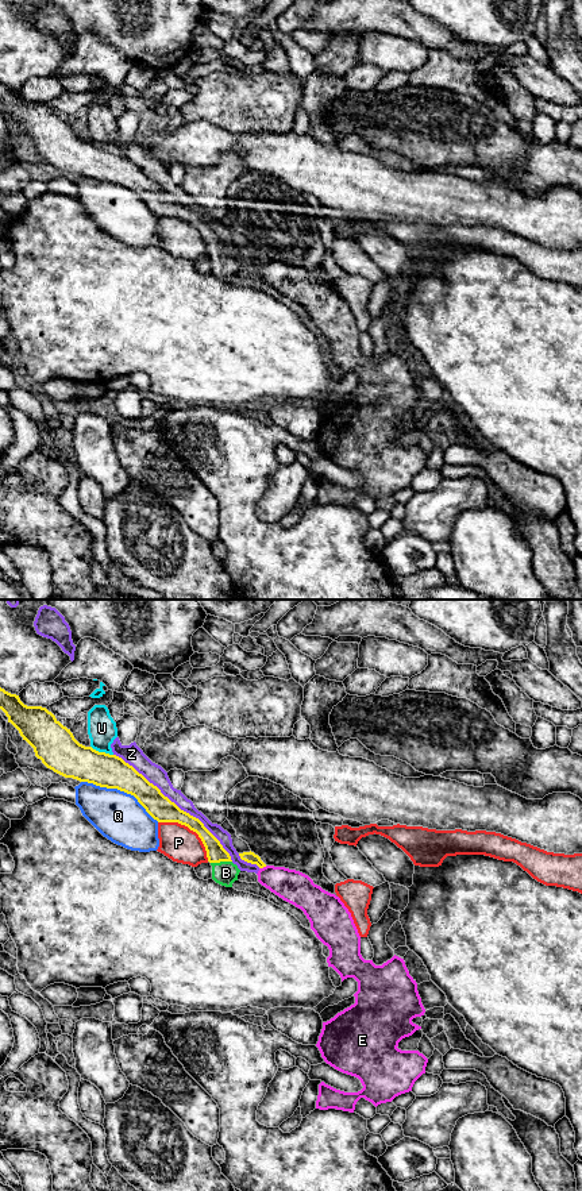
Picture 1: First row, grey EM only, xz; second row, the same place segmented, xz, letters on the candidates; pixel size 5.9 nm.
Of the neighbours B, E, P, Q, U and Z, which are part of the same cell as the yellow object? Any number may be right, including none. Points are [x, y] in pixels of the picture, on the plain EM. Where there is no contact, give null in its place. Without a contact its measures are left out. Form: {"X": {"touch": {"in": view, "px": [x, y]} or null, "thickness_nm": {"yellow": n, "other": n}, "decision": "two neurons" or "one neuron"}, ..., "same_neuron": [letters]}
{"B": {"touch": {"in": "xz", "px": [220, 255]}, "thickness_nm": {"yellow": 110, "other": 140}, "decision": "one neuron"}, "E": {"touch": {"in": "xz", "px": [262, 262]}, "thickness_nm": {"yellow": 70, "other": 190}, "decision": "two neurons"}, "P": {"touch": {"in": "xz", "px": [191, 224]}, "thickness_nm": {"yellow": 150, "other": 220}, "decision": "two neurons"}, "Q": {"touch": {"in": "xz", "px": [120, 185]}, "thickness_nm": {"yellow": 200, "other": 300}, "decision": "two neurons"}, "U": {"touch": {"in": "xz", "px": [101, 147]}, "thickness_nm": {"yellow": 240, "other": 170}, "decision": "two neurons"}, "Z": {"touch": {"in": "xz", "px": [176, 200]}, "thickness_nm": {"yellow": 150, "other": 110}, "decision": "two neurons"}, "same_neuron": ["B"]}

